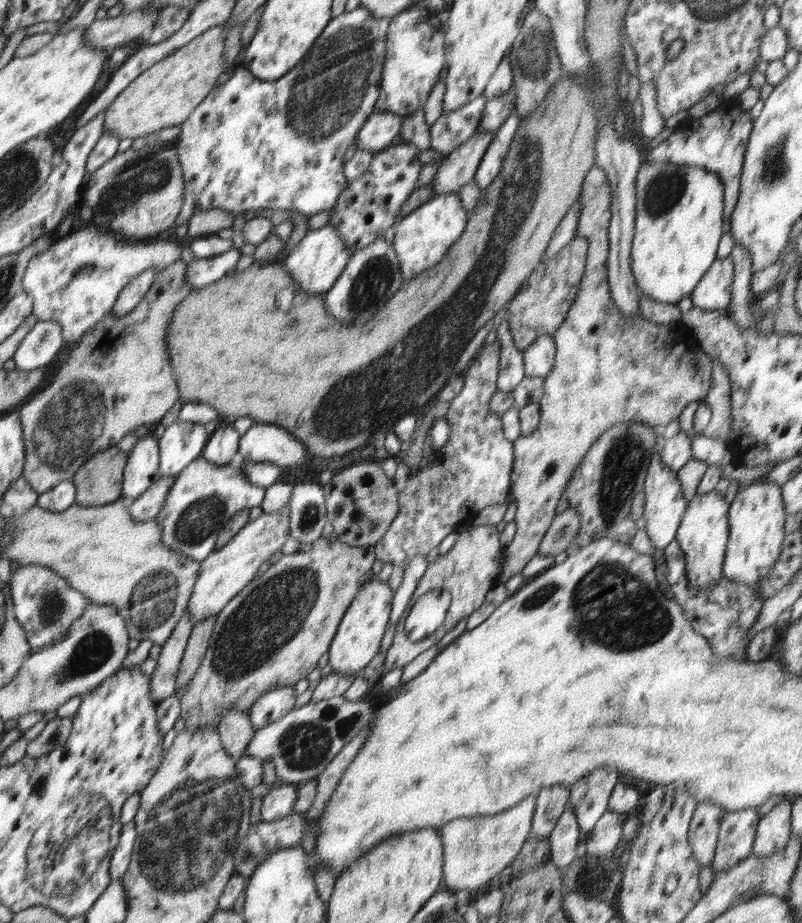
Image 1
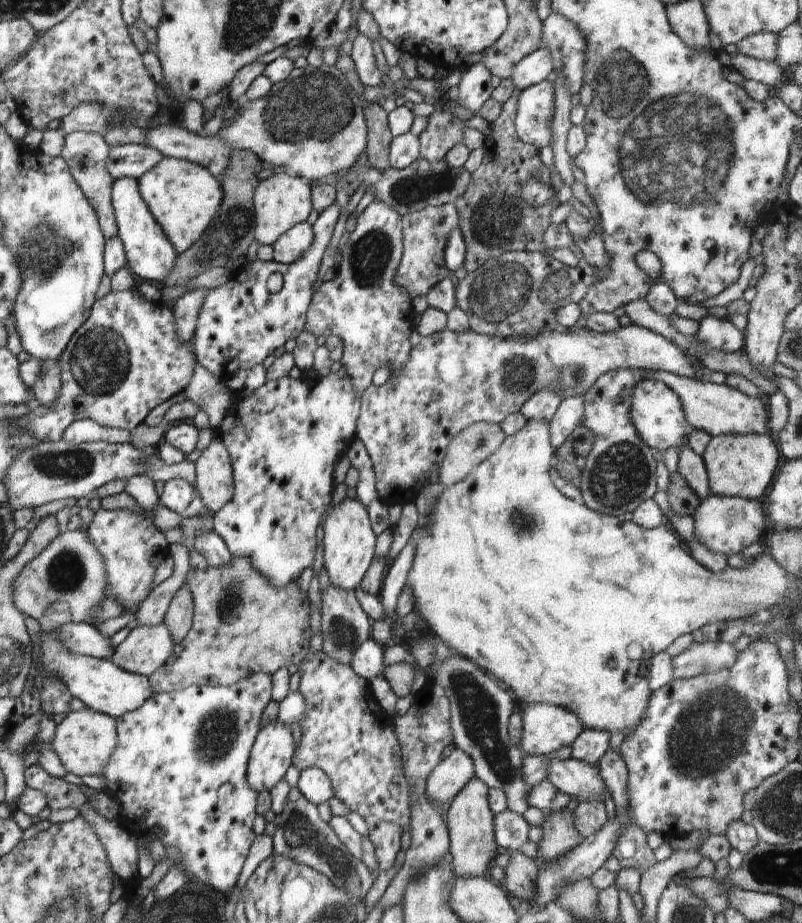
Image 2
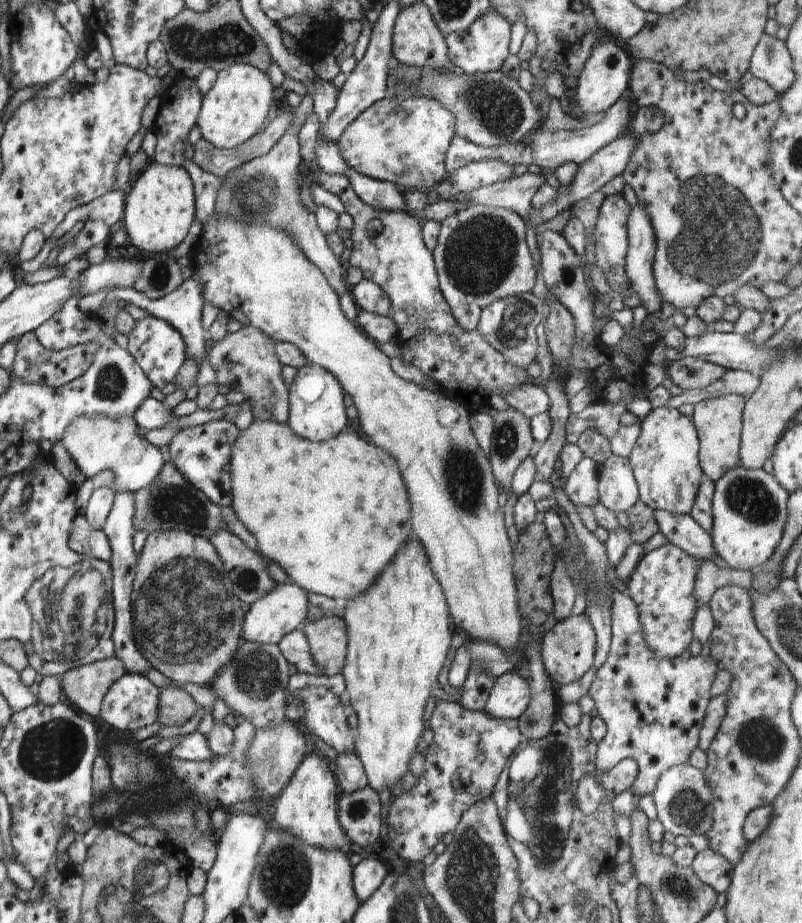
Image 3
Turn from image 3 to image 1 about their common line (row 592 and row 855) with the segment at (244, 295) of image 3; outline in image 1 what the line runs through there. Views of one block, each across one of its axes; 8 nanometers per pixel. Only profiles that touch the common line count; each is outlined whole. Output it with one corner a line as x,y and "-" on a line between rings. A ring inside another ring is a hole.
532,793
505,811
457,818
438,829
444,851
442,887
450,891
482,890
511,865
529,838
536,799
537,793

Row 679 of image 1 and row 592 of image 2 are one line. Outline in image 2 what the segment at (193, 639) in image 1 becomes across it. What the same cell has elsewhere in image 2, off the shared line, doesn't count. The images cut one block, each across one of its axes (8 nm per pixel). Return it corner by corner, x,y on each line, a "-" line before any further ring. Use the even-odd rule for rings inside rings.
186,584
178,589
164,616
164,626
170,630
174,644
180,644
193,623
194,601

